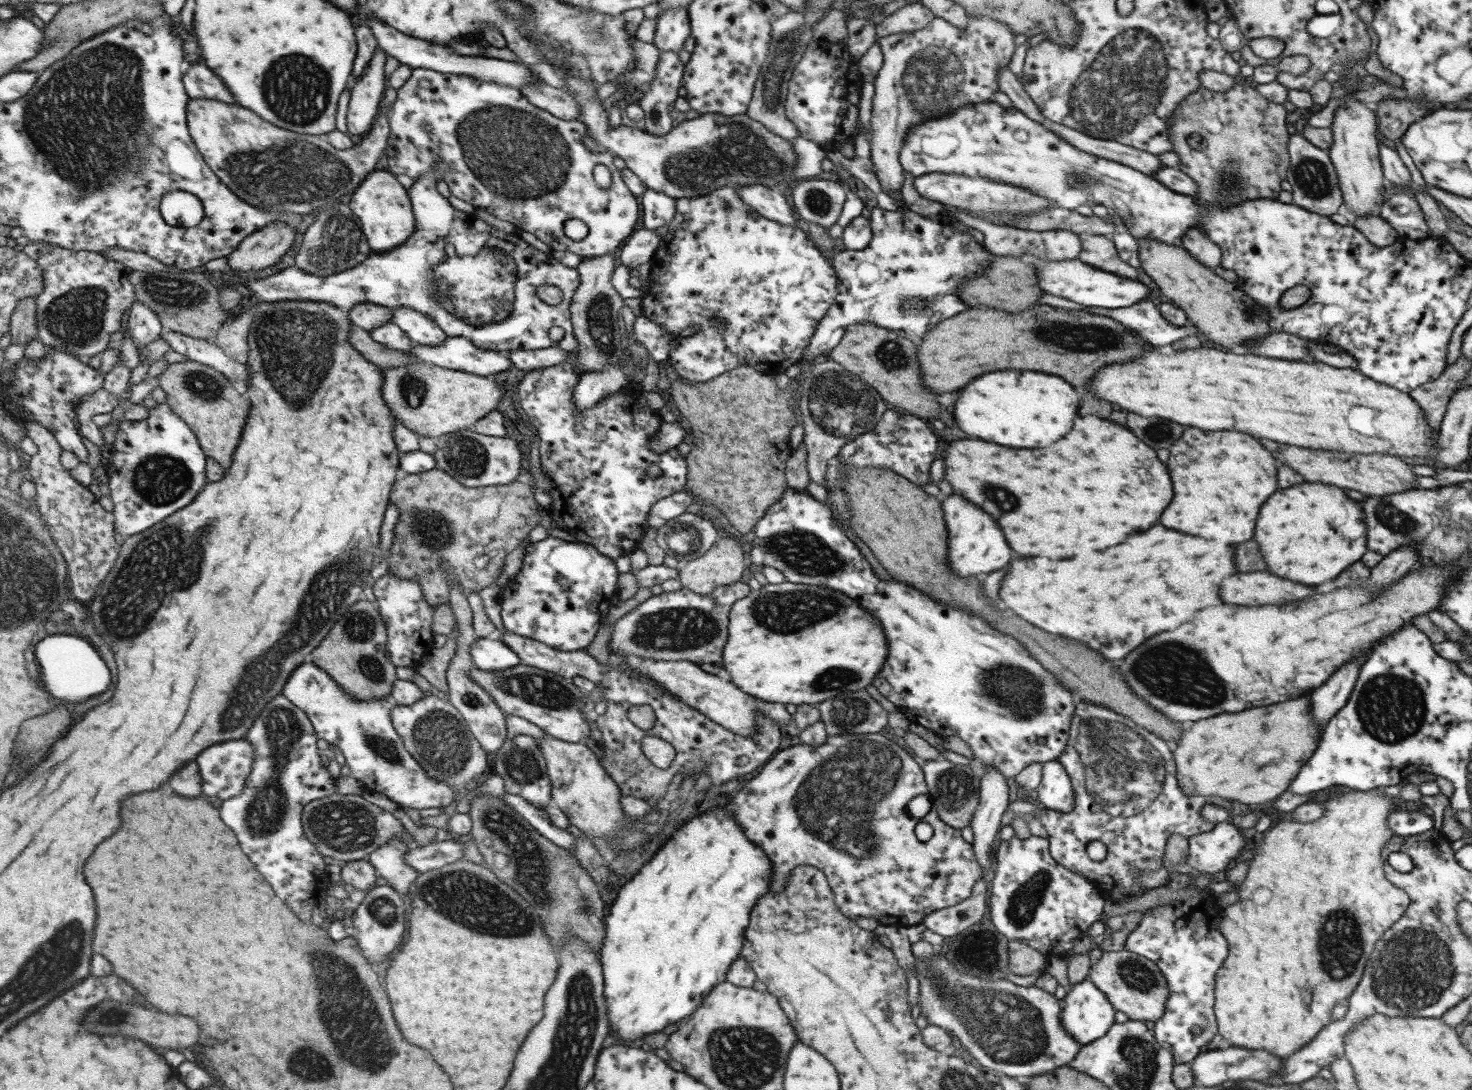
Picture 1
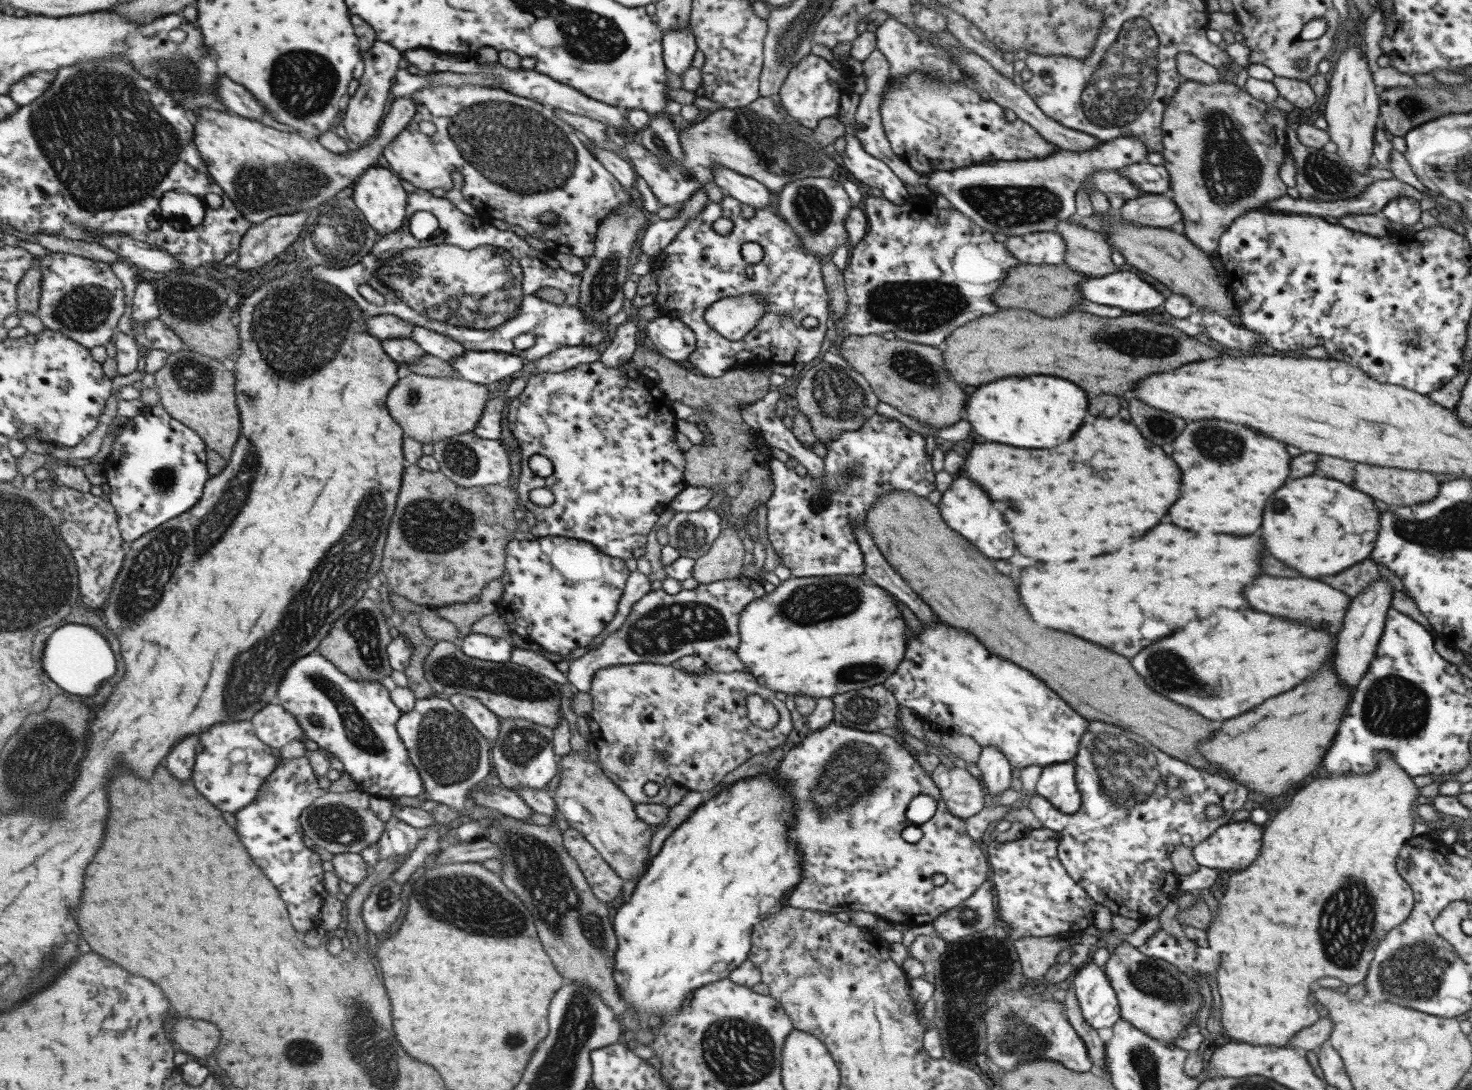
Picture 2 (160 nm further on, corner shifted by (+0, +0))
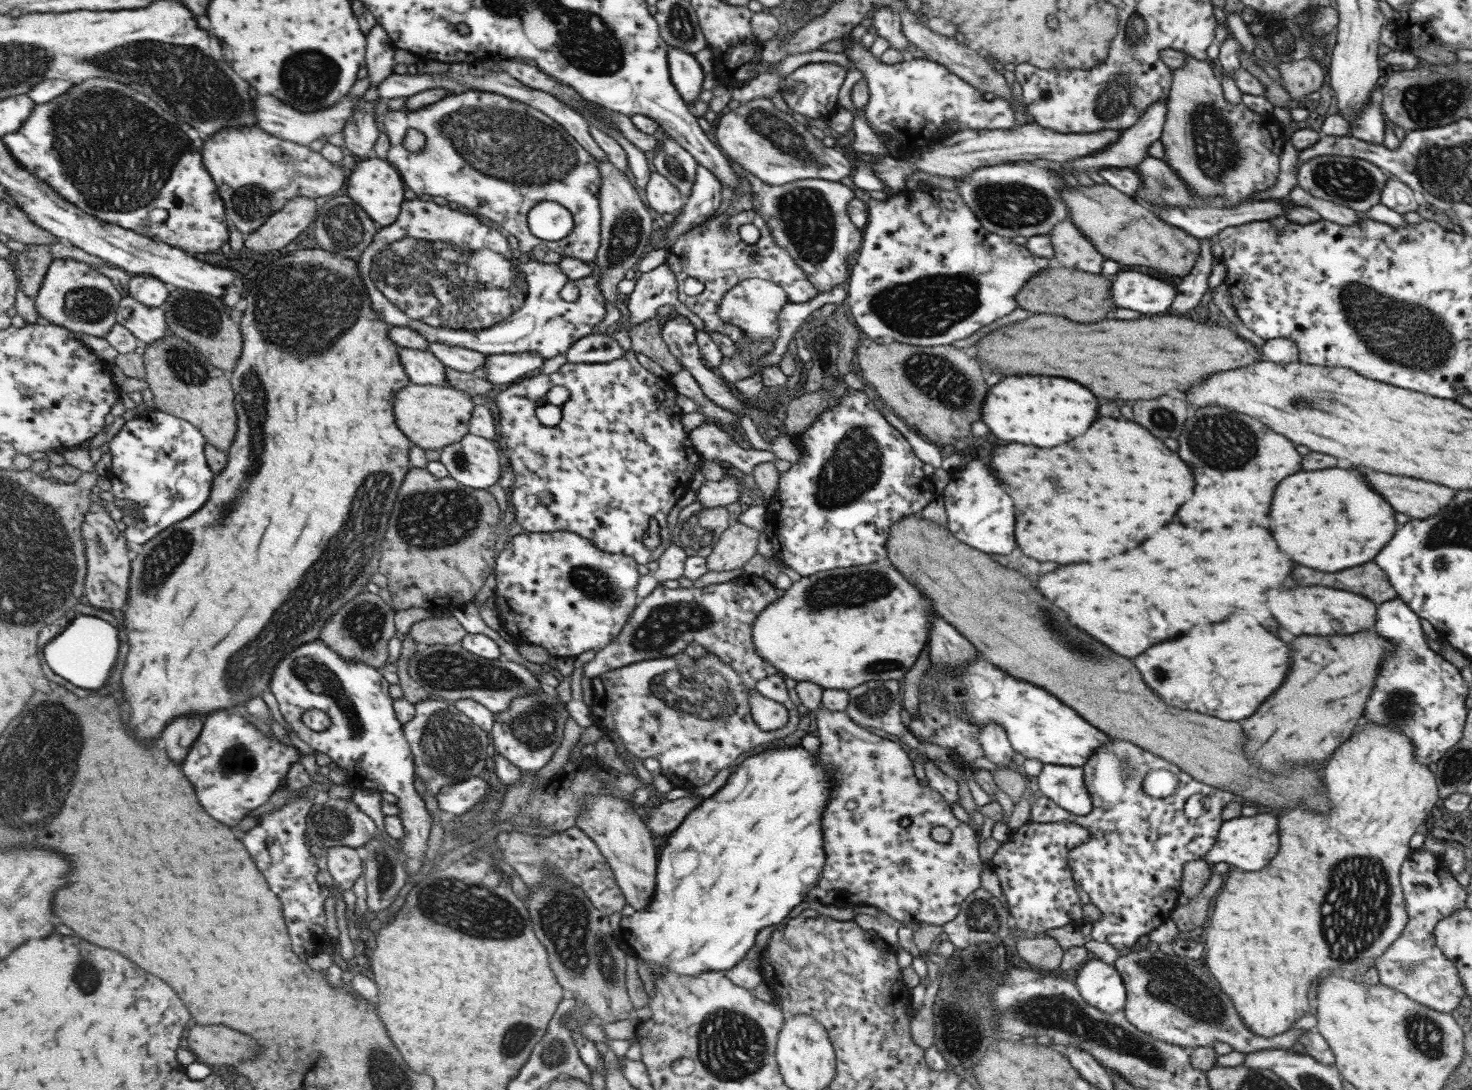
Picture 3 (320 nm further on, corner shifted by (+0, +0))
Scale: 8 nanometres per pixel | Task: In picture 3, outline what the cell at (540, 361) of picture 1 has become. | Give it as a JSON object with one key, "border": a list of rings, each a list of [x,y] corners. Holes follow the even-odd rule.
{"border":[[[593,333],[575,341],[565,352],[566,363],[605,363],[617,360],[625,351],[611,335]]]}

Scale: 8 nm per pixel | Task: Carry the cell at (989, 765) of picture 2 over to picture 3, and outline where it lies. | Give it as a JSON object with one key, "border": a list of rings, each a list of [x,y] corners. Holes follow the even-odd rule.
{"border":[[[988,722],[978,731],[978,741],[987,760],[997,764],[996,769],[1007,768],[1014,755],[1006,730],[997,723]]]}

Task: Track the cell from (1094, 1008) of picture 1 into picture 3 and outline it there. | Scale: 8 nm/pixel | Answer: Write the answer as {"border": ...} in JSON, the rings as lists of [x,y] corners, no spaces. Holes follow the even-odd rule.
{"border":[[[1094,957],[1072,974],[1073,982],[1078,988],[1077,992],[1087,1005],[1107,1014],[1123,1010],[1125,987],[1113,965],[1108,965]]]}

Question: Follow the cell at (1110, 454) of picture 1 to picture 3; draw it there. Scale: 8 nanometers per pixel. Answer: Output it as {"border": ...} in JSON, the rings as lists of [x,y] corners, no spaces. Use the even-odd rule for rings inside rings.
{"border":[[[1099,418],[1083,432],[1083,436],[1073,438],[1069,444],[1055,446],[1055,448],[1049,448],[1049,450],[1043,450],[1043,448],[1037,448],[1037,446],[1015,446],[1015,444],[999,446],[999,448],[995,448],[991,452],[989,466],[993,468],[995,476],[1013,490],[1013,502],[1015,502],[1015,542],[1021,548],[1021,552],[1025,556],[1033,558],[1033,560],[1057,562],[1057,564],[1093,562],[1093,560],[1101,560],[1105,556],[1111,556],[1111,554],[1135,548],[1133,544],[1139,544],[1149,534],[1153,534],[1155,530],[1159,530],[1161,526],[1171,522],[1171,518],[1175,516],[1177,508],[1187,498],[1191,498],[1193,484],[1195,484],[1193,476],[1191,476],[1191,470],[1187,468],[1187,464],[1183,460],[1179,460],[1179,456],[1175,452],[1169,452],[1169,448],[1165,448],[1157,438],[1149,436],[1149,432],[1143,426],[1139,426],[1135,422],[1127,422],[1127,420],[1115,420],[1115,418]]]}

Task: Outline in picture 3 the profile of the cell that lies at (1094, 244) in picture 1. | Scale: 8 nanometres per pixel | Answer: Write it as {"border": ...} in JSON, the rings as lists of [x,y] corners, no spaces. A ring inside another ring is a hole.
{"border":[[[1069,219],[1057,222],[1047,235],[1053,249],[1055,265],[1100,274],[1104,256],[1095,250],[1089,239]]]}

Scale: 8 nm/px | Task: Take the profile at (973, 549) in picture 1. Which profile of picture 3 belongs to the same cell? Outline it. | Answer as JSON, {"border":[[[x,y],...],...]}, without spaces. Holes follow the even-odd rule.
{"border":[[[973,460],[949,472],[949,480],[942,490],[946,528],[963,544],[980,550],[980,554],[1009,554],[1013,542],[1013,502],[1007,490],[997,482],[987,462]]]}

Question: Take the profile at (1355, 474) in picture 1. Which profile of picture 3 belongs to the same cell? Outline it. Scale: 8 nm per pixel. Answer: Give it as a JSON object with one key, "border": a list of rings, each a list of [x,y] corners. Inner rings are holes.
{"border":[[[1363,468],[1363,476],[1395,512],[1407,515],[1410,520],[1433,517],[1455,496],[1455,490],[1415,478],[1379,474],[1369,468]]]}

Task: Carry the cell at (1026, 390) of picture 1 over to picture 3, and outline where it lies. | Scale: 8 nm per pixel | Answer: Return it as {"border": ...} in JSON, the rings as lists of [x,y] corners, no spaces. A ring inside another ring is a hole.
{"border":[[[1009,376],[989,388],[981,420],[993,436],[1017,444],[1051,448],[1083,434],[1097,416],[1095,396],[1077,382],[1055,376]]]}

